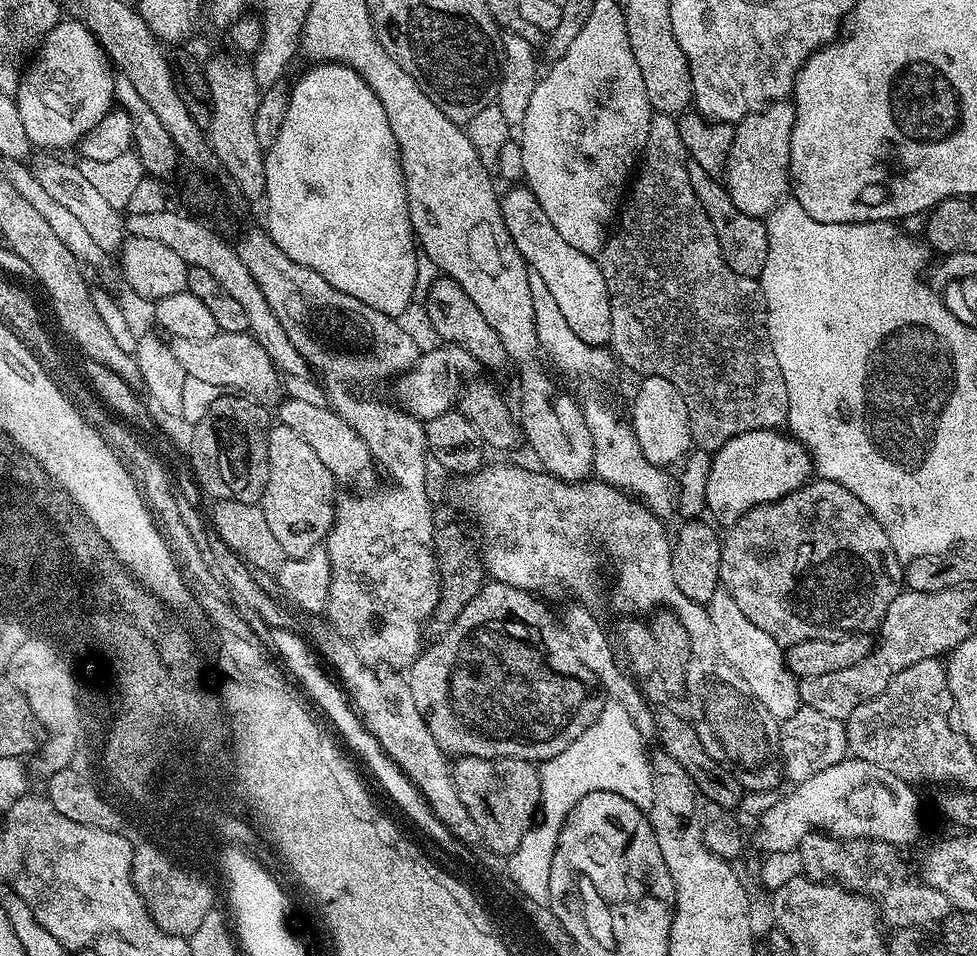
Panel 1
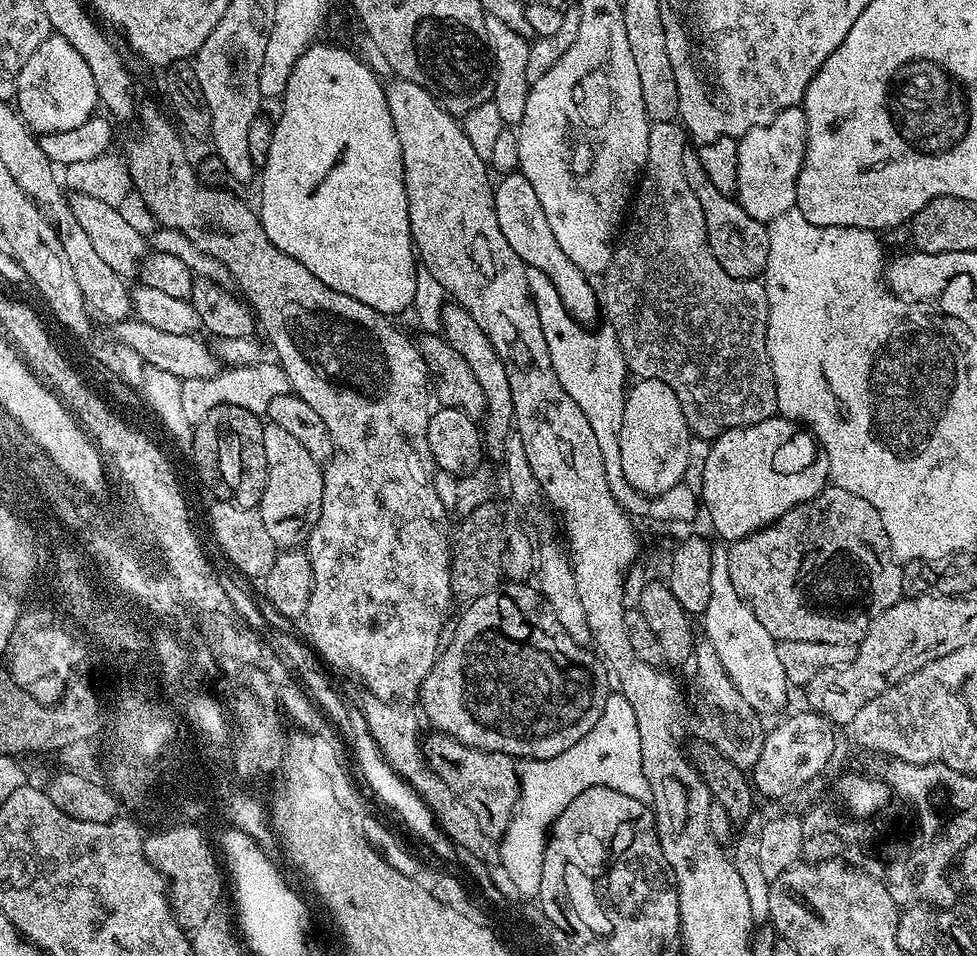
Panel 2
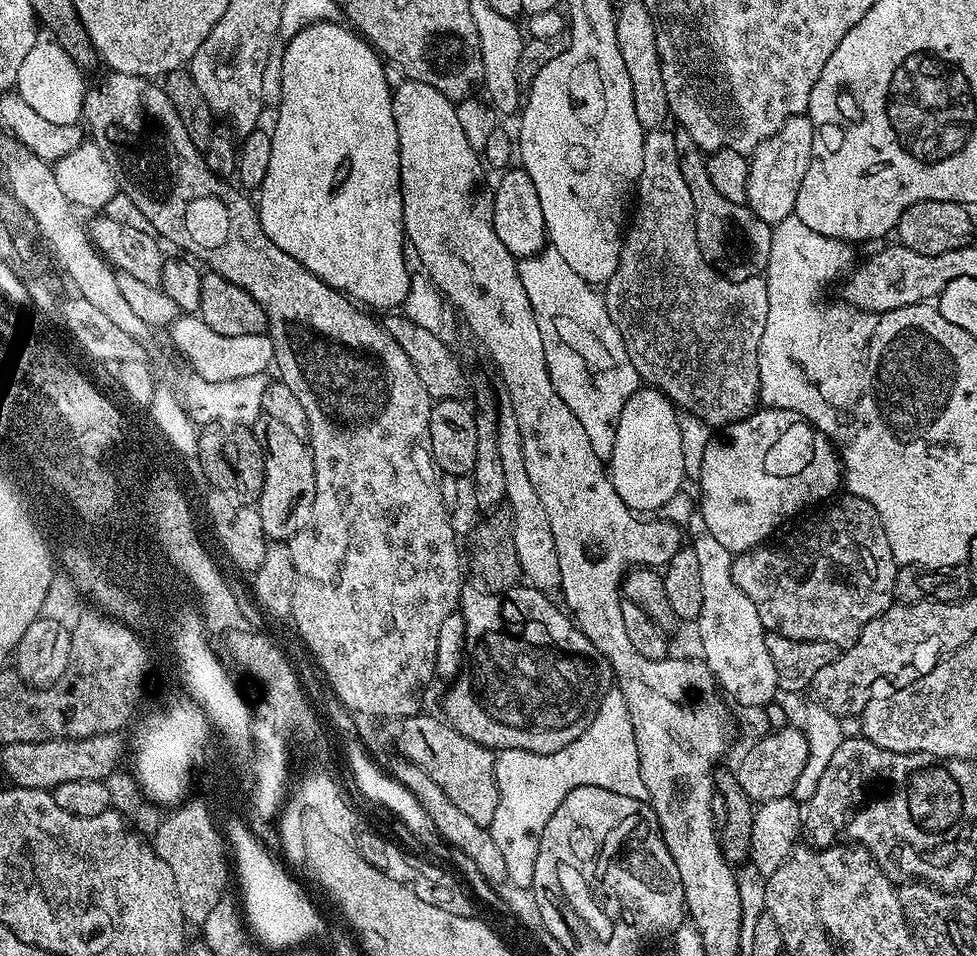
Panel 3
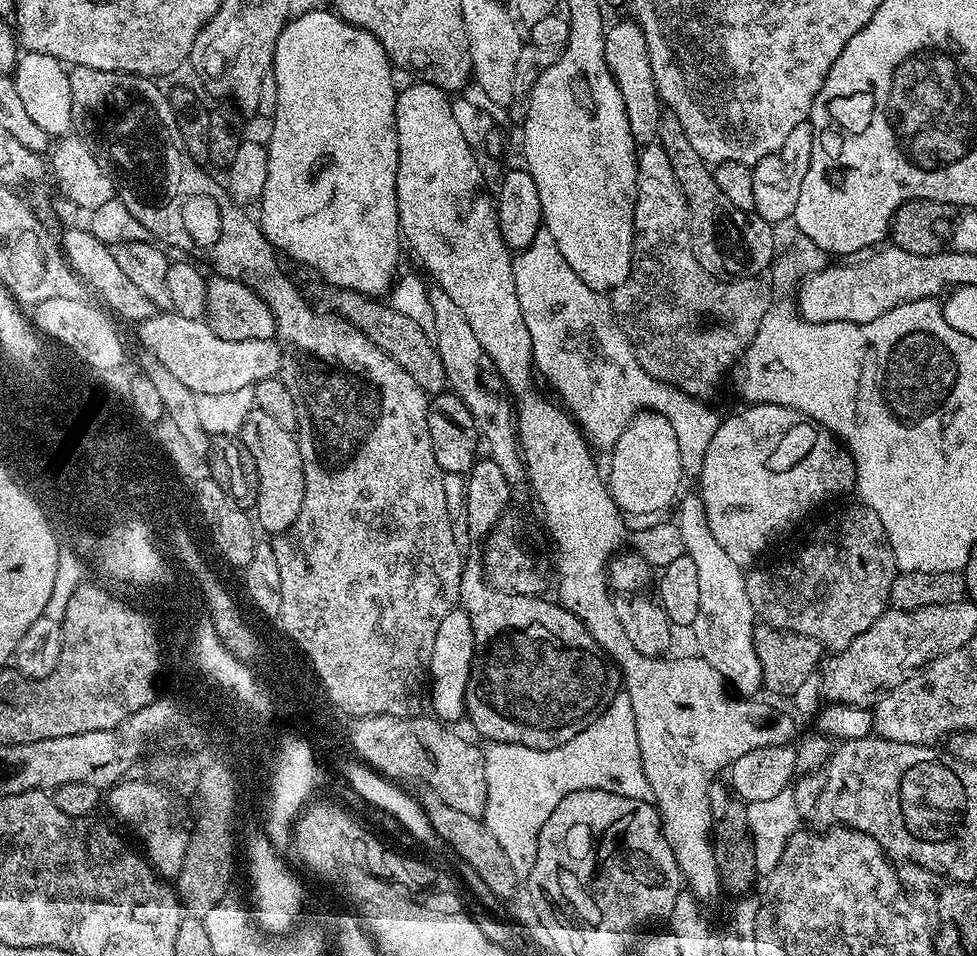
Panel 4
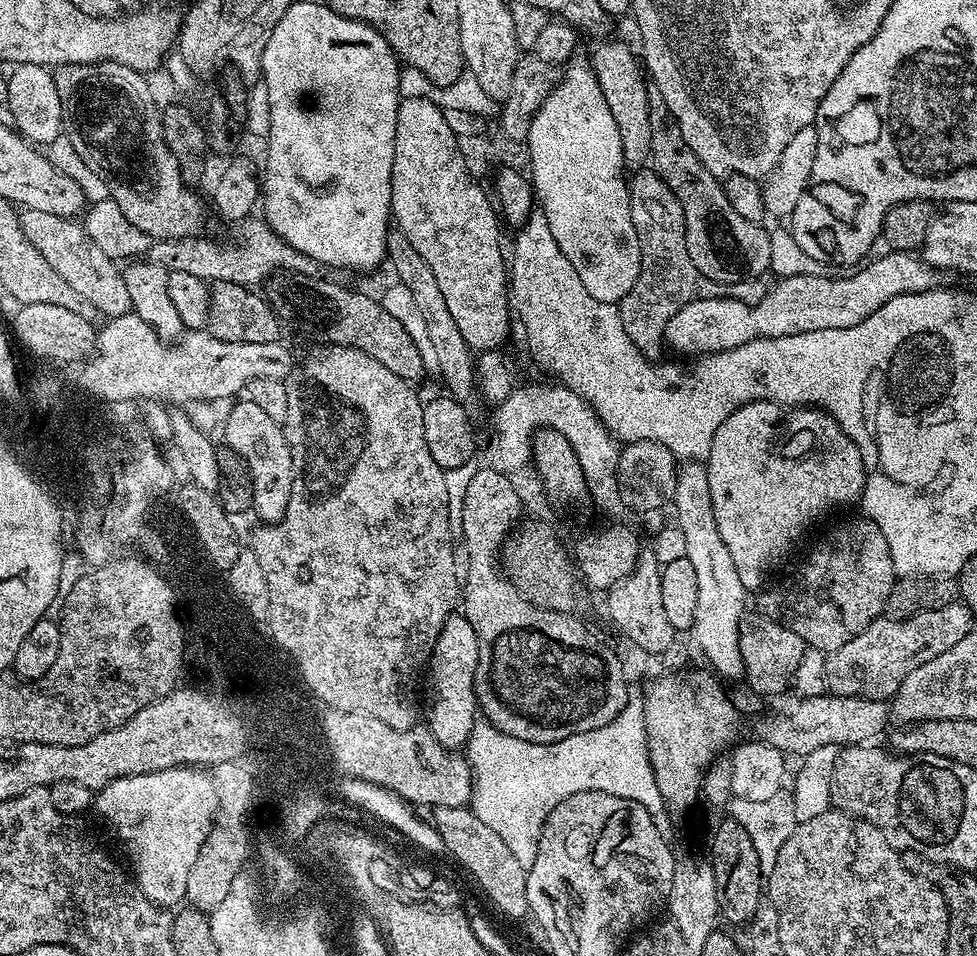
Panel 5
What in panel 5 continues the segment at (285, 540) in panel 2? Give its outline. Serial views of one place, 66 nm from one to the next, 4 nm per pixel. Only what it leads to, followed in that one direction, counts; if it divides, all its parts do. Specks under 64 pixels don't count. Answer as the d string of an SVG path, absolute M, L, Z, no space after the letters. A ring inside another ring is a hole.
M240 398L231 405L228 417L223 417L223 443L244 459L244 465L252 476L252 506L257 521L275 522L284 517L286 506L290 502L292 490L292 455L284 438L283 427L270 414L265 414L254 402Z

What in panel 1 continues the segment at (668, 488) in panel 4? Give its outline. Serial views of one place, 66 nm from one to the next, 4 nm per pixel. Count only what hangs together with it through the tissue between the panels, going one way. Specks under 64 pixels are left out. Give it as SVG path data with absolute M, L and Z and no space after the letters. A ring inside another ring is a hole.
M647 376L639 382L641 384L632 402L630 425L642 455L661 468L669 467L668 464L676 461L679 463L691 451L693 445L686 402L683 401L682 394L678 393L677 387L666 378ZM656 394L662 397L656 398Z

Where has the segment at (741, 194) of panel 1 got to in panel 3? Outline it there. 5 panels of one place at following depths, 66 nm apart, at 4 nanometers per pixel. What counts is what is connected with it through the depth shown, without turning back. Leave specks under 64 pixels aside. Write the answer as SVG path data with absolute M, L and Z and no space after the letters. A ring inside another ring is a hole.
M805 114L790 118L769 140L763 140L750 154L748 161L747 208L762 222L773 226L789 219L796 211L798 190L812 161L814 126Z

